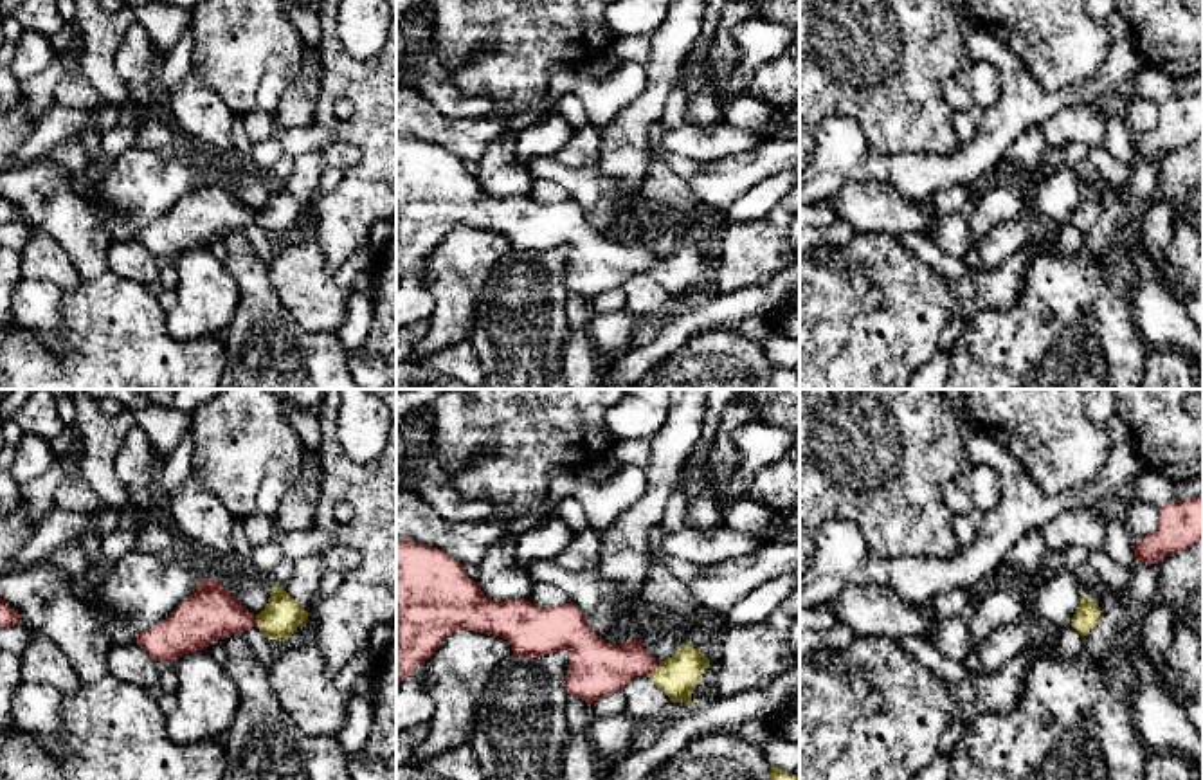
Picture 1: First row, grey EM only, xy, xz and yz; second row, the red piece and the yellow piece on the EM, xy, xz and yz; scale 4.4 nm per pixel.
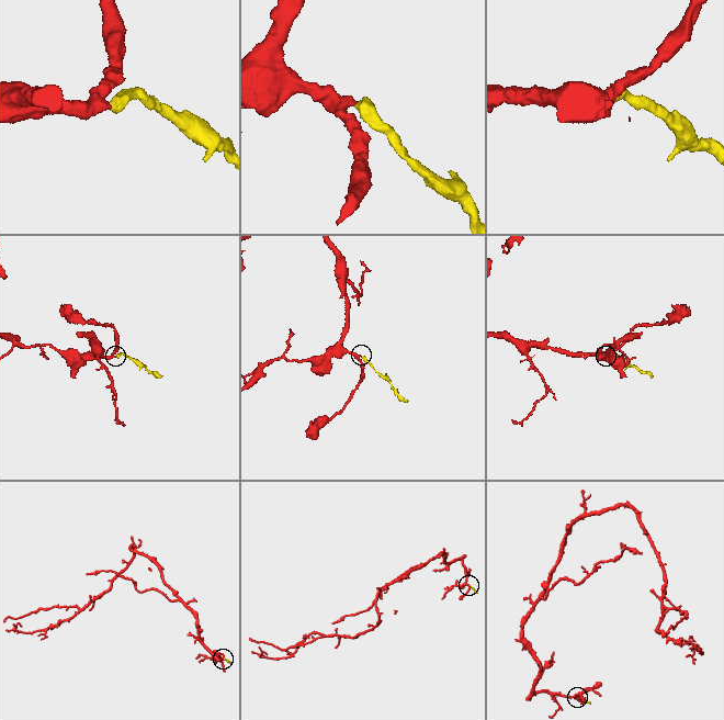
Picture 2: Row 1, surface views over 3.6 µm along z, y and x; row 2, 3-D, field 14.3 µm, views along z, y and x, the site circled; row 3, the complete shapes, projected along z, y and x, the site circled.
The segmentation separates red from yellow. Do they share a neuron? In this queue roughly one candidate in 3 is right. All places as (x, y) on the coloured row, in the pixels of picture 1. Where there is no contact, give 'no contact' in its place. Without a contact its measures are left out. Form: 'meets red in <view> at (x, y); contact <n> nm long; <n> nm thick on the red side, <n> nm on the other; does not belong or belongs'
meets red in xz at (654, 669); contact 90 nm long; 240 nm thick on the red side, 190 nm on the other; belongs

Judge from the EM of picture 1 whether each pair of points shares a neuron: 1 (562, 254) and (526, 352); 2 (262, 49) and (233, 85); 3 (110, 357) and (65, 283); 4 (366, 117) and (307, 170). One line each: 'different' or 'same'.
1: same
2: same
3: different
4: different

